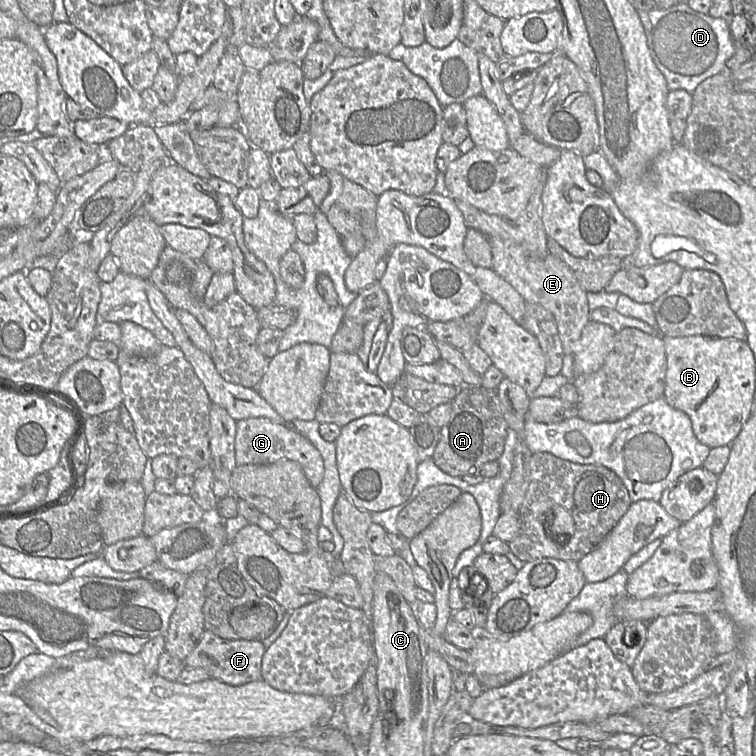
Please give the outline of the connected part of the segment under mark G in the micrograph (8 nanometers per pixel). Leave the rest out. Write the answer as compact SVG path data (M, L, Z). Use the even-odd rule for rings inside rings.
M252 417L237 421L235 461L237 465L272 464L287 458L298 462L310 484L316 488L324 476L324 461L318 449L289 424L279 424L266 417Z

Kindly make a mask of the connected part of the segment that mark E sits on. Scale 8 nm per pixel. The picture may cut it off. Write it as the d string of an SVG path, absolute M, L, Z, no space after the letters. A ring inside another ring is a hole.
M495 237L488 238L492 252L491 269L508 282L526 303L541 305L553 314L564 354L573 356L579 349L582 330L591 320L587 292L580 286L573 272L551 254L544 259L532 258L513 242Z

